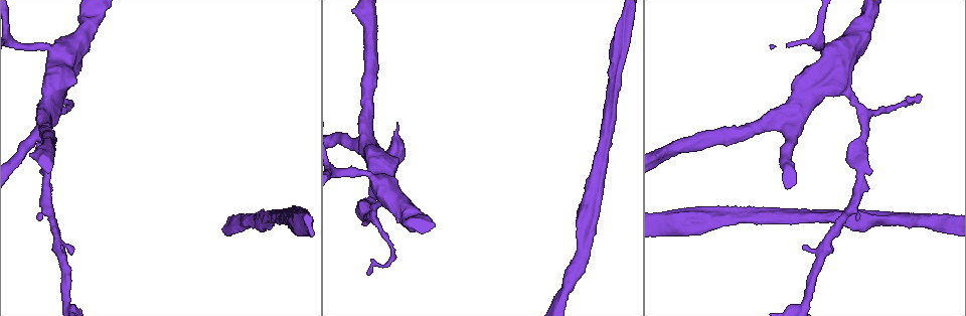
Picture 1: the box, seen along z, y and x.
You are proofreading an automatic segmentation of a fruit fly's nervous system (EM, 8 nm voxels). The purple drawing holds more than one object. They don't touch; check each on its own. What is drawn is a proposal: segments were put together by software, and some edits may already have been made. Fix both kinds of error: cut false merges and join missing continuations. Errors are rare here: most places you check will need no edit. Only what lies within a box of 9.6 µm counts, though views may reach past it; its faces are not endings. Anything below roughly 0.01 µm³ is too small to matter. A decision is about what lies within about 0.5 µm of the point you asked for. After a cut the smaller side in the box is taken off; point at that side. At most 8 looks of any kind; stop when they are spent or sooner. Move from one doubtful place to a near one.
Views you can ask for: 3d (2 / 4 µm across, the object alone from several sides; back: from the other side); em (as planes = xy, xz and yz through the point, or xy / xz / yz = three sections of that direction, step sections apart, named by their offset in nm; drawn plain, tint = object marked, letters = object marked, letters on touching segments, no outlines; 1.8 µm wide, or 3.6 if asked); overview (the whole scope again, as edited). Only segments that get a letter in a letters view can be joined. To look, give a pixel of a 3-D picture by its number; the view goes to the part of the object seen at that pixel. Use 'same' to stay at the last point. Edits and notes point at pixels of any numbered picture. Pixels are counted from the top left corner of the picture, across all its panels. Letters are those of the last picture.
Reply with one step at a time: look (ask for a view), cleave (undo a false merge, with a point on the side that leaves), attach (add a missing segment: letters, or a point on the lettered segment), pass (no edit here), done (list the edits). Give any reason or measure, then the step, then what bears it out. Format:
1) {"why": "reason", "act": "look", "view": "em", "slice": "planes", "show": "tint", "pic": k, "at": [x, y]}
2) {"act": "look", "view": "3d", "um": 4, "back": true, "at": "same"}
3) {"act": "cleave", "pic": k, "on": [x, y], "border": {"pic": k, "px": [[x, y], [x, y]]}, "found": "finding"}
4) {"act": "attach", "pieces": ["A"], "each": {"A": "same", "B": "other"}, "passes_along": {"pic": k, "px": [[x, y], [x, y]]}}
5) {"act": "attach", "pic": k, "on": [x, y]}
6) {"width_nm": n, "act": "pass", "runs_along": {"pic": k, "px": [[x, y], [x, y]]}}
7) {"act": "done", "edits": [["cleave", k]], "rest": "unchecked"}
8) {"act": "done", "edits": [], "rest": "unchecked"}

{"act": "look", "view": "3d", "um": 4, "pic": 1, "at": [825, 50]}

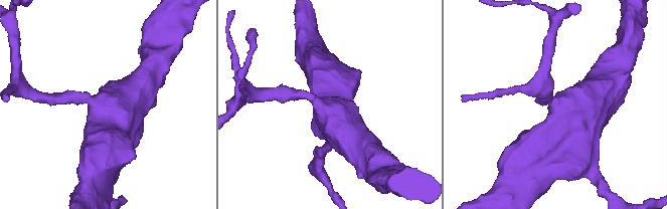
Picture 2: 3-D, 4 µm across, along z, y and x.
{"arm_widths_nm": [190, 600], "why": "now the EM", "act": "look", "view": "em", "slice": "xz", "step": 4, "show": "tint", "pic": 2, "at": [552, 102]}

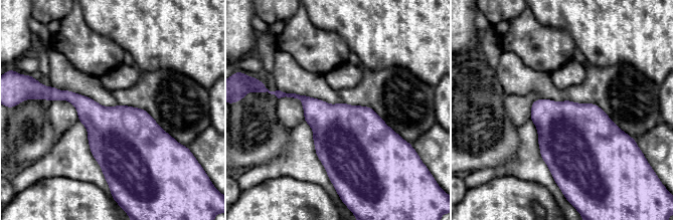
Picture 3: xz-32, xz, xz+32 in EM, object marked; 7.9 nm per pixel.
{"why": "another direction", "act": "look", "view": "em", "slice": "xy", "step": 16, "show": "letters", "at": "same"}

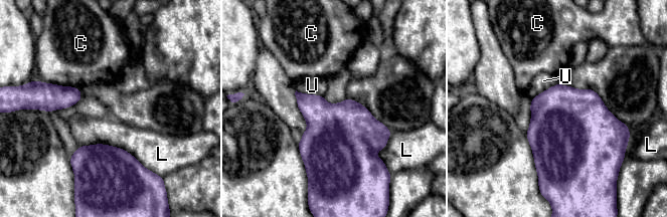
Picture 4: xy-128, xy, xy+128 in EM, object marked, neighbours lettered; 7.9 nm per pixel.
{"longest_contact_nm": ["L", 550], "act": "pass", "each": {"C": "other", "L": "other", "U": "other"}, "border": {"pic": 4, "px": [[78, 145], [117, 146], [145, 167]]}, "found": "continuous, no second neuron"}

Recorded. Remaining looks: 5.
{"why": "an open end", "act": "look", "view": "em", "slice": "planes", "show": "letters", "pic": 1, "at": [369, 274]}

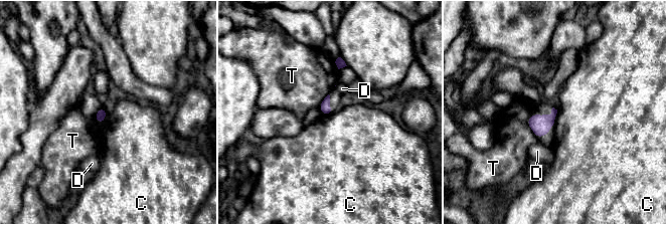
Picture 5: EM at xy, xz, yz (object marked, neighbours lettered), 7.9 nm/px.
{"act": "pass", "each": {"C": "other", "D": "other", "T": "other"}, "border": {"pic": 5, "px": [[108, 111], [102, 124], [95, 120]]}, "found": "no lettered segment goes on from it"}

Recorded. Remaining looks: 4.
{"act": "look", "view": "3d", "um": 4, "pic": 1, "at": [791, 111]}

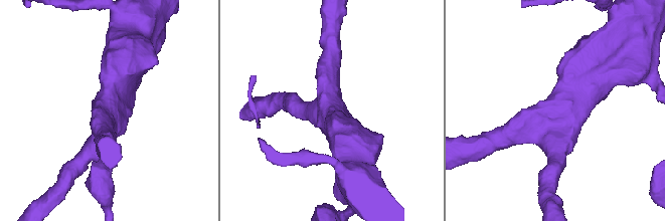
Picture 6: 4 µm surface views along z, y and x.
{"why": "now the EM", "act": "look", "view": "em", "um": 3.6, "slice": "planes", "show": "tint", "pic": 6, "at": [106, 110]}

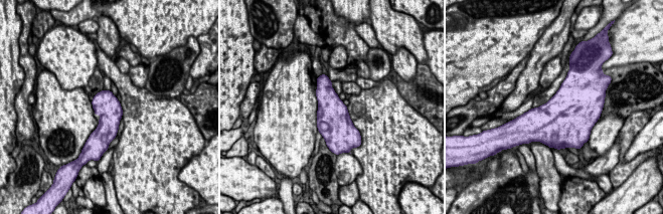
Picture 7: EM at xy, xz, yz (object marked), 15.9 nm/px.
{"act": "look", "view": "em", "um": 3.6, "slice": "planes", "show": "letters", "at": "same"}

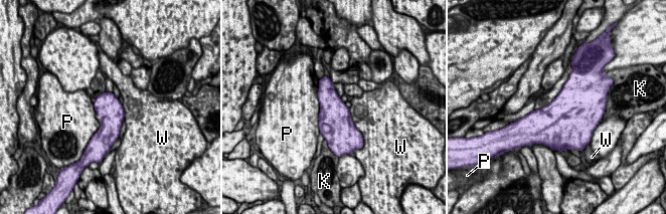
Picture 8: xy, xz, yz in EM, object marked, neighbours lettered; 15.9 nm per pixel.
{"act": "pass", "each": {"K": "other", "P": "other", "W": "other"}, "found": "all the same neuron"}

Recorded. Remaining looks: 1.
{"why": "calibre changes", "act": "look", "view": "em", "slice": "planes", "show": "letters", "pic": 1, "at": [718, 217]}

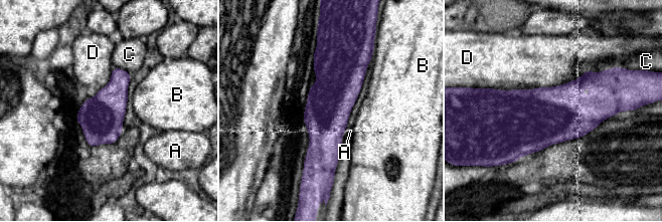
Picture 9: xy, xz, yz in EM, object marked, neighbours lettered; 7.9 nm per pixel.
{"width_nm": 360, "act": "pass", "each": {"A": "other", "B": "other", "C": "other", "D": "other"}, "border": {"pic": 9, "px": [[612, 66], [549, 86], [490, 87]]}, "found": "continuous, no second neuron"}

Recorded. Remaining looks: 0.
{"act": "done", "edits": [], "rest": "unchecked"}

